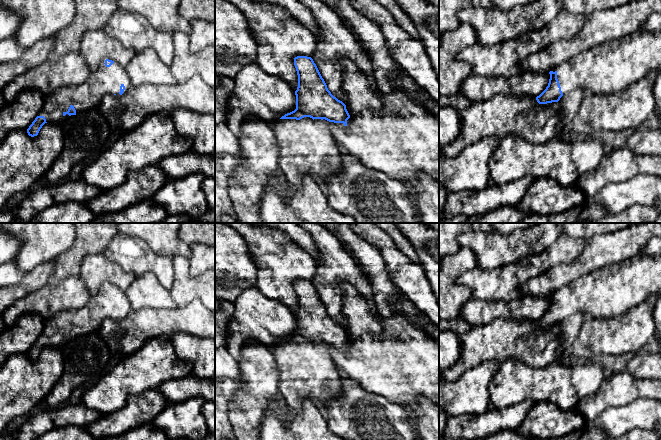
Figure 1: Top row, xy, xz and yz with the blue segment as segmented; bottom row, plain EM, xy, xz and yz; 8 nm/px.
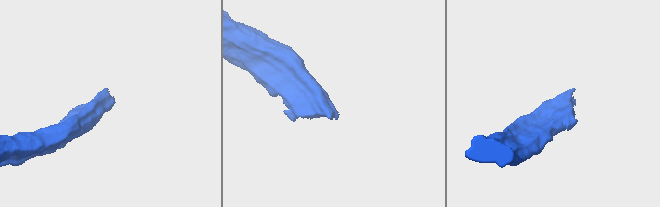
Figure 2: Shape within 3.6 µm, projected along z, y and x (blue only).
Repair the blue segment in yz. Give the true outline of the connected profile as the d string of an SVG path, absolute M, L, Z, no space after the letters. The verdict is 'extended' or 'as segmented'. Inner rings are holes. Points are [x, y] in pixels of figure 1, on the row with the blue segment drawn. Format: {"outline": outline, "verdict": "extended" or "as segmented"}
{"outline": "M638 30L595 46L554 68L549 72L548 86L536 100L539 104L558 102L563 95L577 88L583 88L586 94L612 94L654 70L661 73L661 31Z", "verdict": "extended"}

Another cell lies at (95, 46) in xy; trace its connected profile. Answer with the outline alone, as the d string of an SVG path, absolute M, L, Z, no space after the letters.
M102 29L87 31L81 39L78 52L91 72L98 70L100 63L106 59L125 67L136 54L134 49L122 45Z

